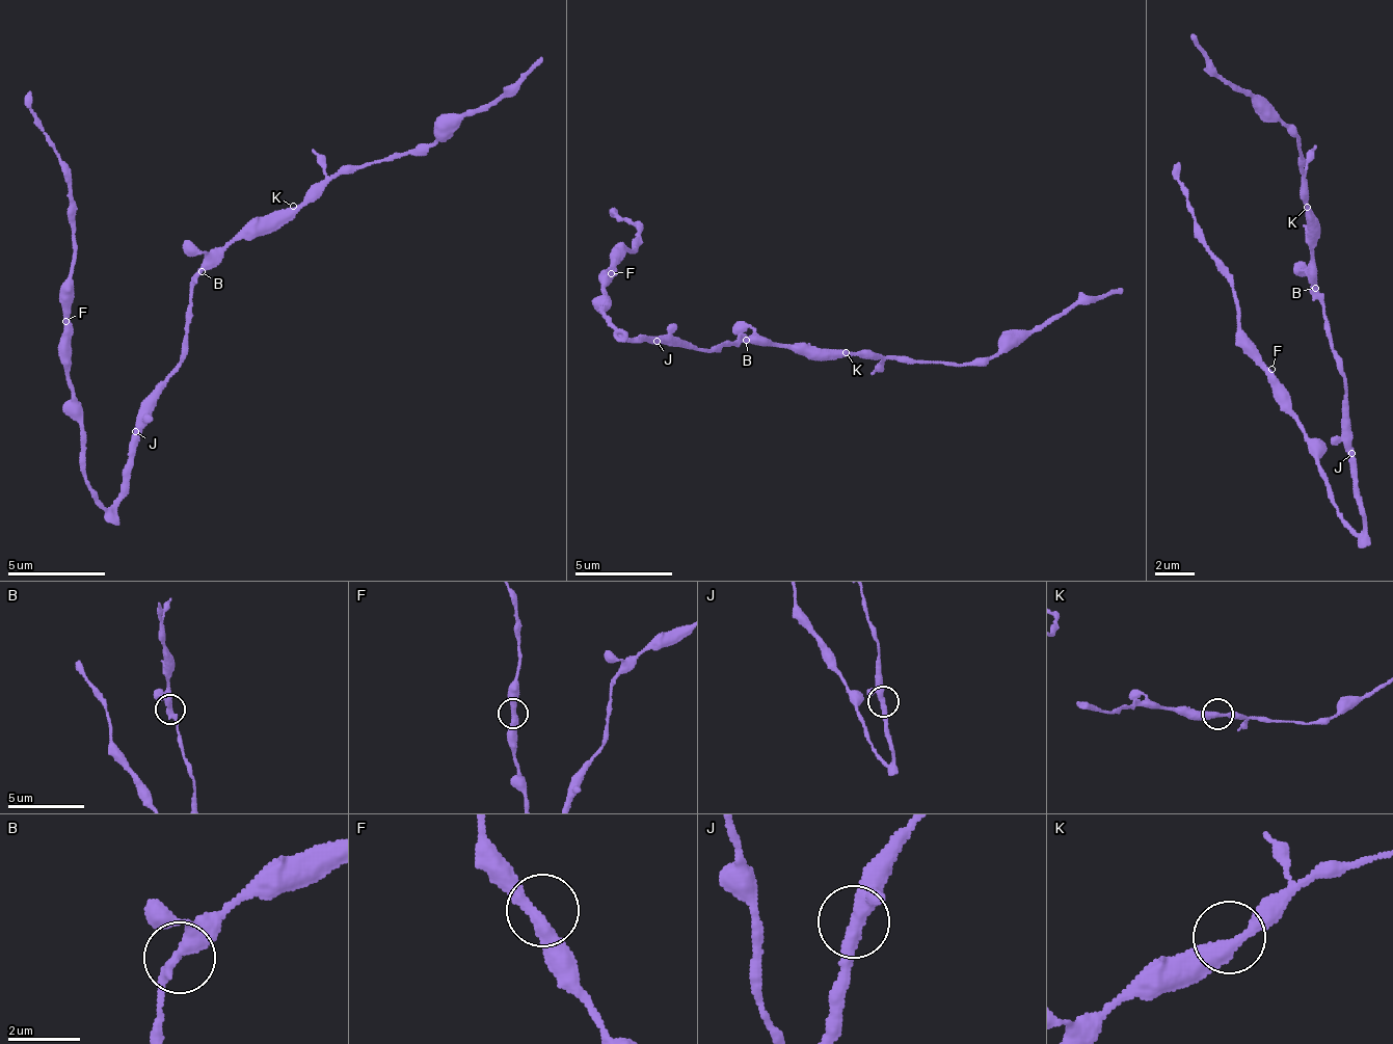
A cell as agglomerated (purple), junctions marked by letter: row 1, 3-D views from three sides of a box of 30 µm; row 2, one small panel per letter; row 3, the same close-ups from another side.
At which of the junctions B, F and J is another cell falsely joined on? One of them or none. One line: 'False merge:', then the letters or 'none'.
False merge: none

